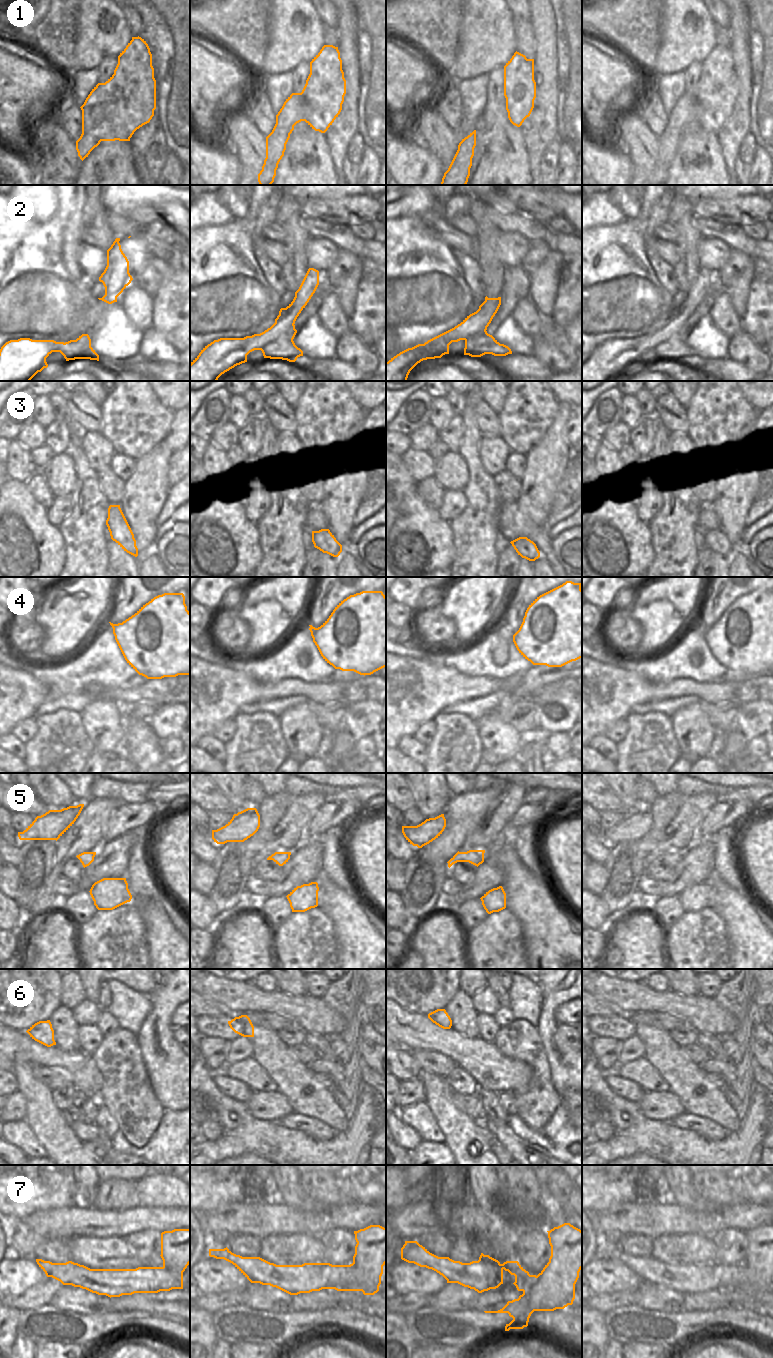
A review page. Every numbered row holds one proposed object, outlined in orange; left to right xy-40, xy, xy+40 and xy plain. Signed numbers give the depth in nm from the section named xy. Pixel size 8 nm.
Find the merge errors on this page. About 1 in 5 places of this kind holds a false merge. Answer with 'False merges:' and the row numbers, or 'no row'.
False merges: 2, 7

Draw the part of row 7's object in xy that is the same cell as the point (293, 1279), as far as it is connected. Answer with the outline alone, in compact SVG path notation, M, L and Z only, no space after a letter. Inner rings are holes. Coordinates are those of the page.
M209 1249L209 1256L232 1263L251 1283L276 1287L290 1295L322 1289L340 1289L363 1282L363 1272L353 1263L276 1265L260 1257L242 1257L224 1249Z

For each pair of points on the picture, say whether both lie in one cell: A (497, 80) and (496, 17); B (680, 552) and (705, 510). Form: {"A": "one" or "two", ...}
{"A": "two", "B": "two"}

